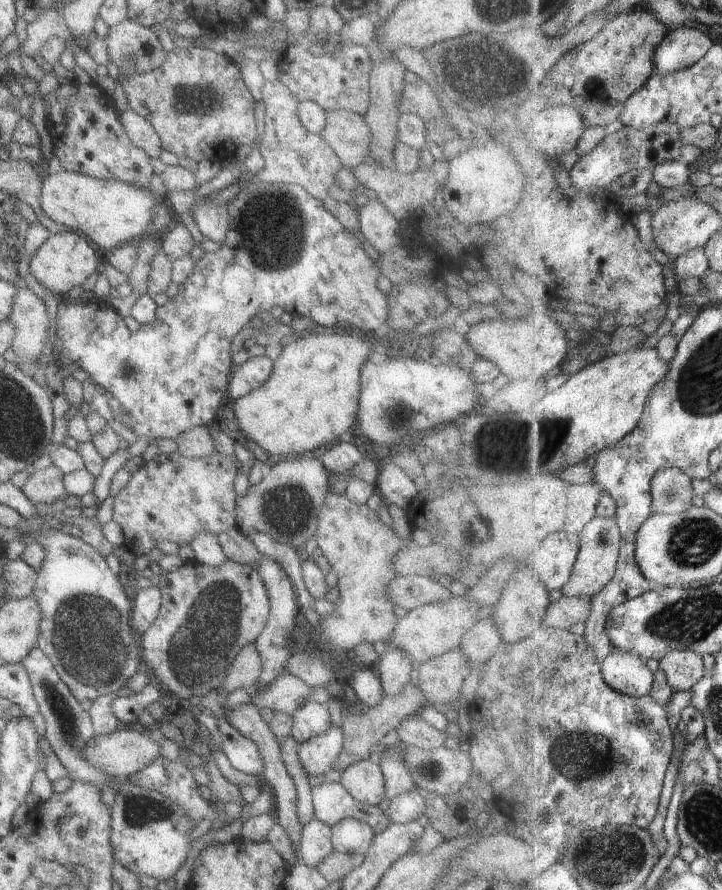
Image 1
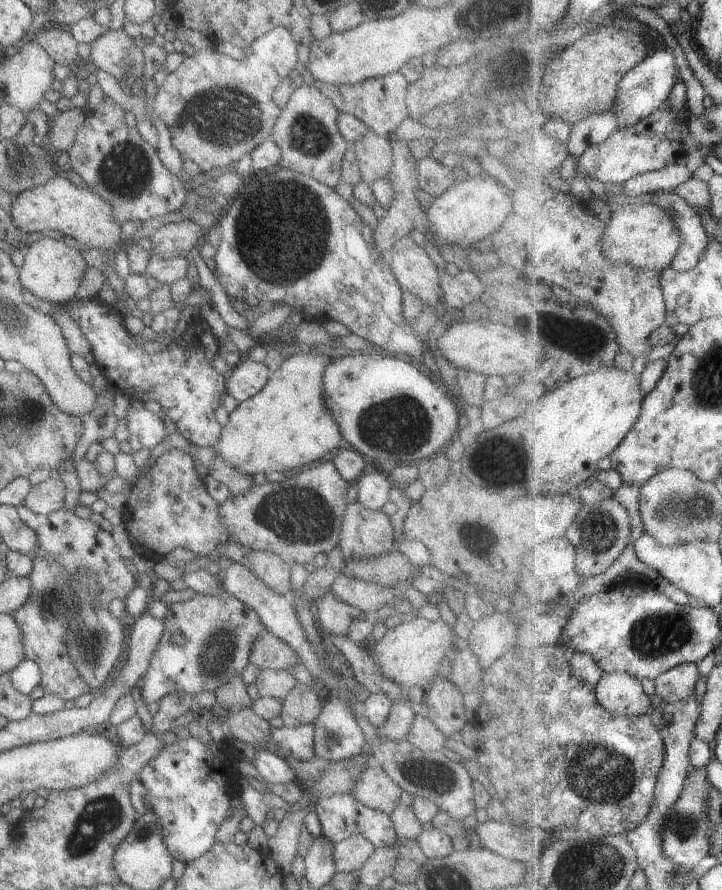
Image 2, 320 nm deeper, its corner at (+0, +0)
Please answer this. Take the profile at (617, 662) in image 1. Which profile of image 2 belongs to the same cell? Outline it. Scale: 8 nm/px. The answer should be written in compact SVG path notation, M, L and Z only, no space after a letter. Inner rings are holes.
M604 673L601 680L596 684L595 689L599 704L605 710L618 715L640 717L641 715L649 714L653 710L653 700L646 693L642 681L630 674Z

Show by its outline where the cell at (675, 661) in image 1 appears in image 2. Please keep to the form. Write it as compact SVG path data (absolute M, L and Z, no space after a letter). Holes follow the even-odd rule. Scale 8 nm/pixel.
M685 663L656 678L656 694L665 702L689 700L699 680L698 663Z

